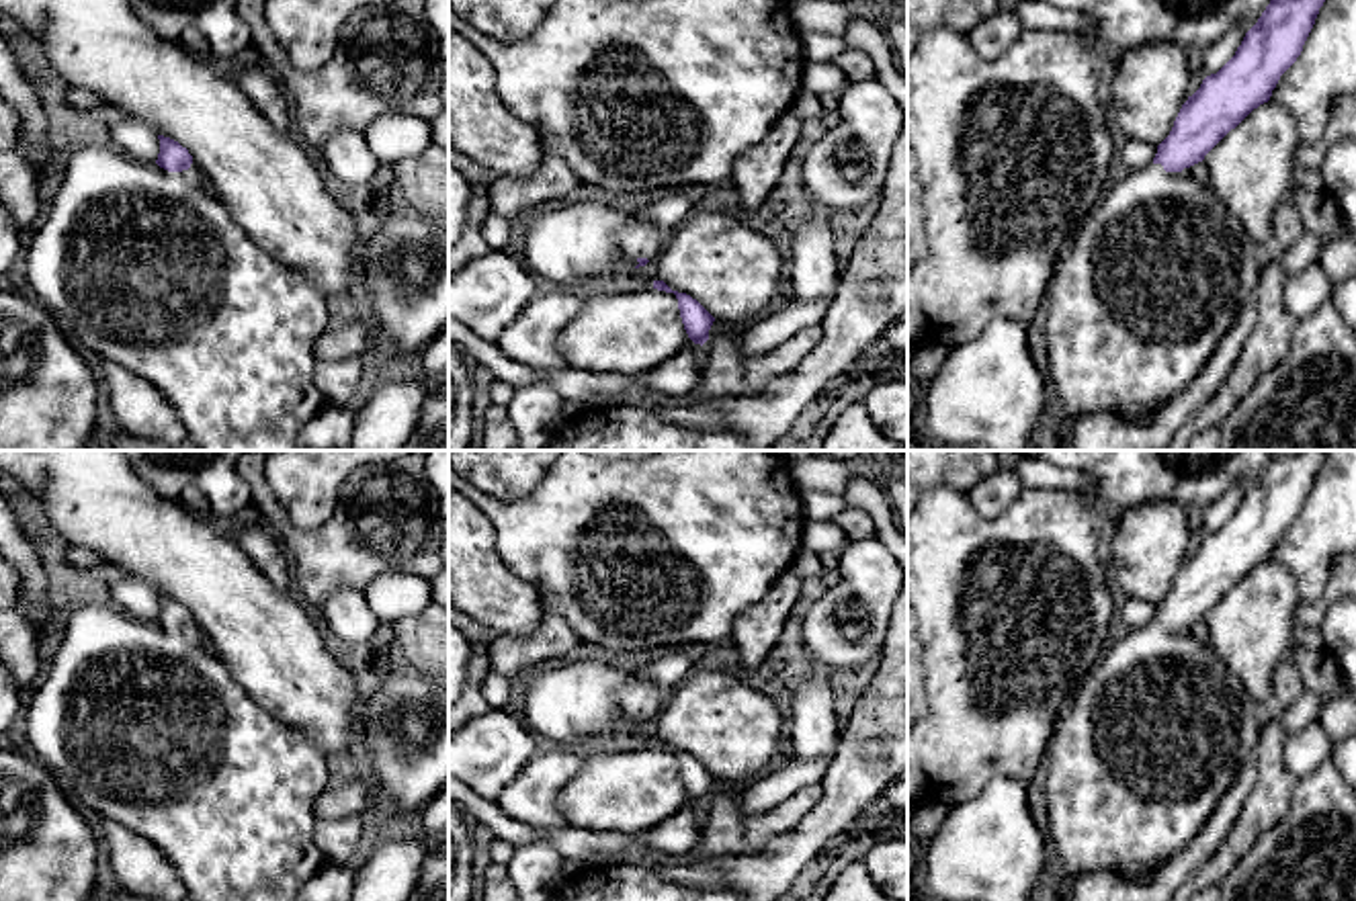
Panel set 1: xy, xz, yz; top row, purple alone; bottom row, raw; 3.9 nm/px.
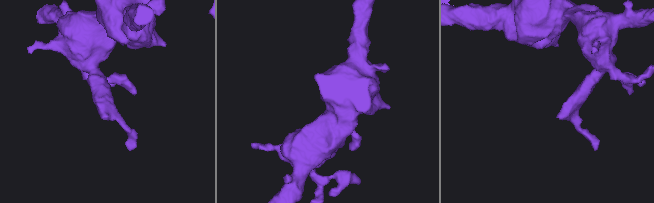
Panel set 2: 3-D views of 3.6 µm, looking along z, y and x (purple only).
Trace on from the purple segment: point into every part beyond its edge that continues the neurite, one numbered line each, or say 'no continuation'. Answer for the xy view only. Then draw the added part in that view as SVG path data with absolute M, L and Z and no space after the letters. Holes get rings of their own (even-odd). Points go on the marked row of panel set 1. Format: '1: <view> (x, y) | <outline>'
1: xy (148, 269) | M104 141L76 149L47 219L29 244L27 278L41 307L88 348L94 360L117 362L156 385L182 420L186 440L201 450L301 450L297 446L299 430L326 407L324 395L313 385L313 371L317 364L315 342L332 326L332 303L303 270L291 270L274 260L236 223L227 207L209 190L195 162L188 170L168 172L156 162L137 162Z

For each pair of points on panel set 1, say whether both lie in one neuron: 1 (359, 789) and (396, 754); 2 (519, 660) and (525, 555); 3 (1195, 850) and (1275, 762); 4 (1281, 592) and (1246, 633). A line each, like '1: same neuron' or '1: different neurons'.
1: different neurons
2: different neurons
3: different neurons
4: same neuron

